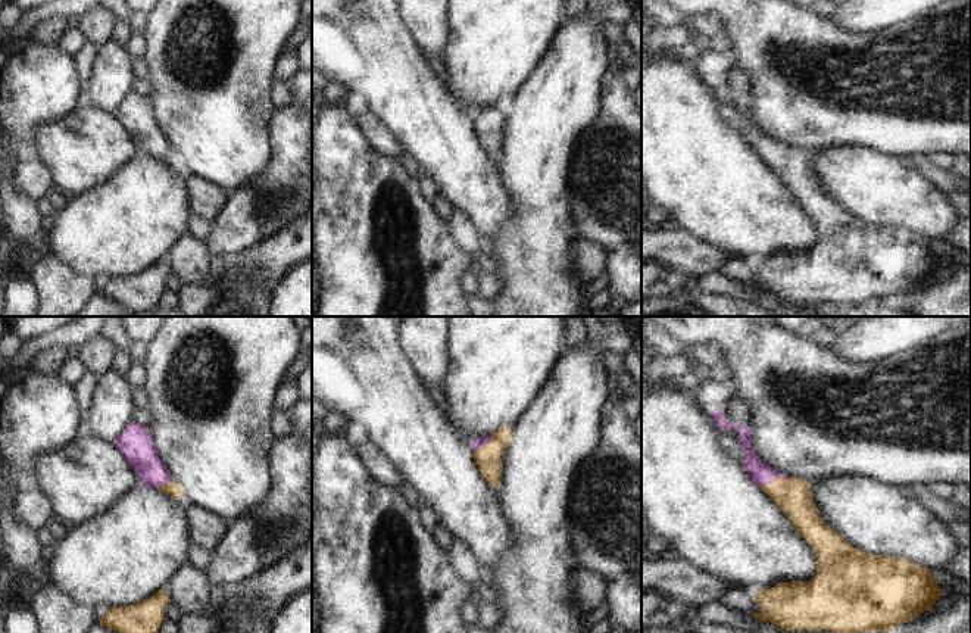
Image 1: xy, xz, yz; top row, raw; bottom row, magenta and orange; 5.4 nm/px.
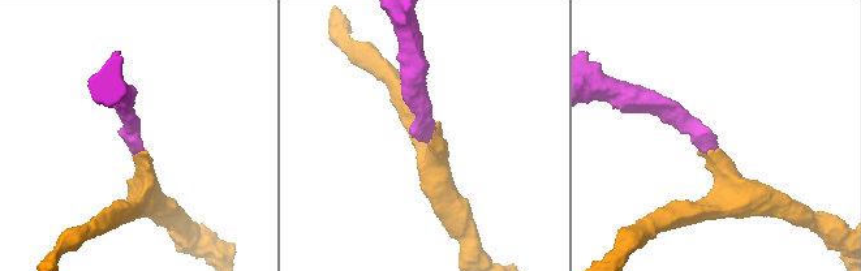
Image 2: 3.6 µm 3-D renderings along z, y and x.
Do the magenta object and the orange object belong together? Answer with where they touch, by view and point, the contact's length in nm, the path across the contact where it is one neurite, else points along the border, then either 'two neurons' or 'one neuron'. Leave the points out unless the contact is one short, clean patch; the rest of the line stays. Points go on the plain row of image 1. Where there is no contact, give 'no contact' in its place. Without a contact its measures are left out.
yz (774, 147) | 180 nm | across yz (761, 143), (765, 147), (774, 147), (792, 165) | one neuron

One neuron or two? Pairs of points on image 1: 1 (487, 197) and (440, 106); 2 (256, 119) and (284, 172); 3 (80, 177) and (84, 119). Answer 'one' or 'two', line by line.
1: one
2: two
3: one

